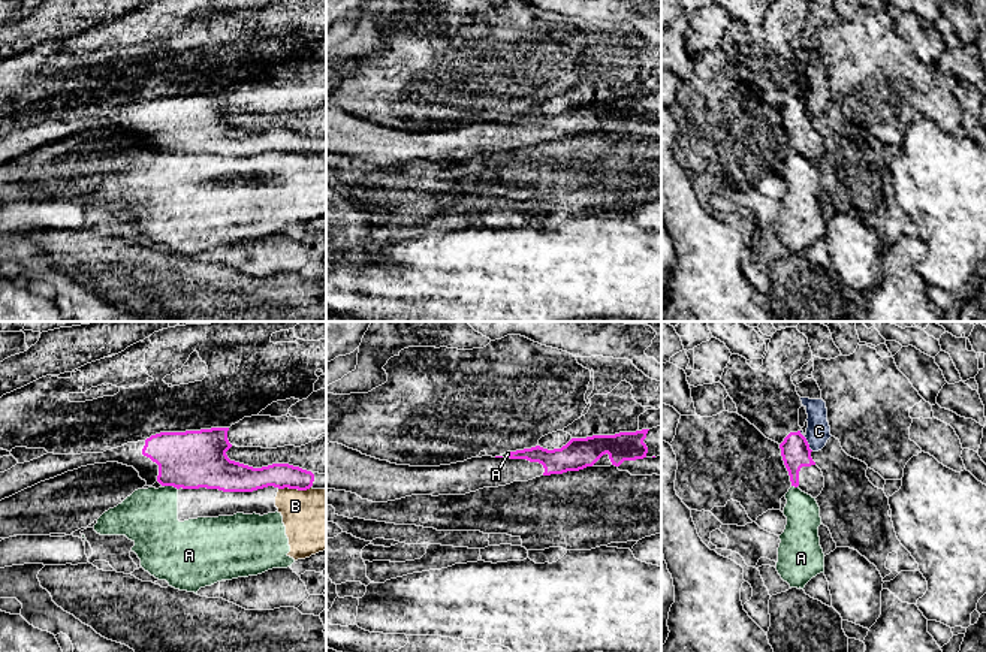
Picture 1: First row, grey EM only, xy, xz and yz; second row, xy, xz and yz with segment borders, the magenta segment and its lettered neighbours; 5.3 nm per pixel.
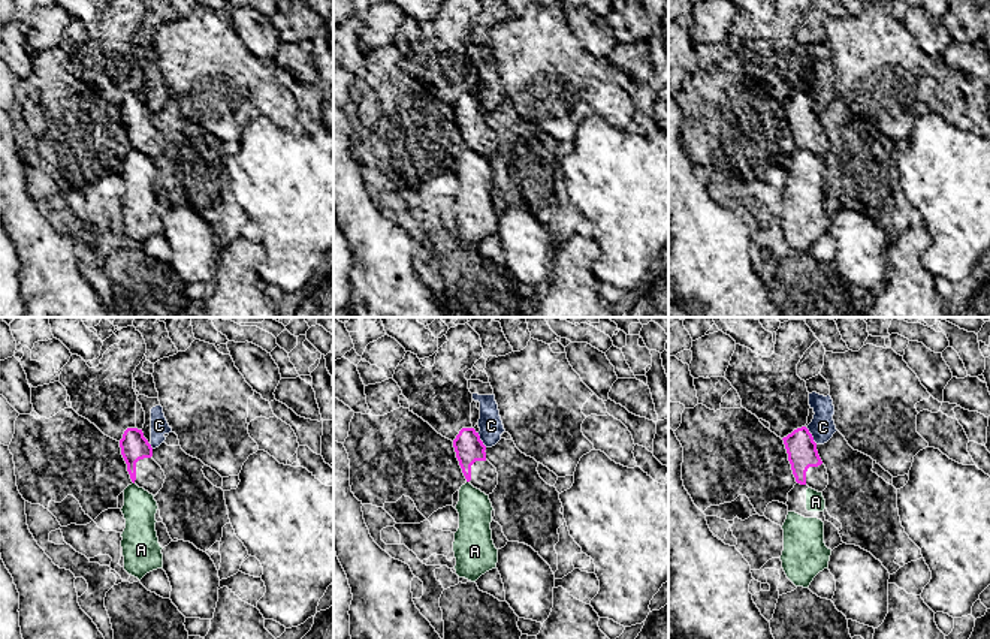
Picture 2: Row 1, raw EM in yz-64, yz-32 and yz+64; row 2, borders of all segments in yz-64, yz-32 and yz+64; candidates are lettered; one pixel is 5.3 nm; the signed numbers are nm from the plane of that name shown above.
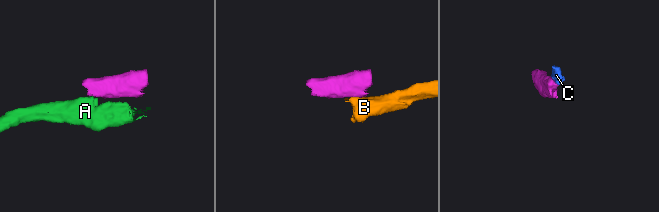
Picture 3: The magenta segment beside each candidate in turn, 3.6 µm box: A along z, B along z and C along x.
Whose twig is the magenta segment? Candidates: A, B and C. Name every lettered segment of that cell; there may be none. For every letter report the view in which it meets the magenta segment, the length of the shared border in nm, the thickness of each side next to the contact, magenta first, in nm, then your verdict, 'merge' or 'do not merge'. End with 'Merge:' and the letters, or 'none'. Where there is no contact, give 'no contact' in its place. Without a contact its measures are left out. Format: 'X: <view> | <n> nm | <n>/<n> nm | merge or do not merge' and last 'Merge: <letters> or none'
A: xy | 80 nm | 320/300 nm | do not merge
B: xy | 180 nm | 140/340 nm | do not merge
C: yz | 130 nm | 160/130 nm | do not merge
Merge: none

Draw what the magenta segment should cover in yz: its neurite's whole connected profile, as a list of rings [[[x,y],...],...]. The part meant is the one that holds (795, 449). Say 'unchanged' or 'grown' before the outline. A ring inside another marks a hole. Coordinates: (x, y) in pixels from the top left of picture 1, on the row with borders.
grown; [[[800,431],[790,432],[780,444],[780,449],[791,486],[817,498],[824,488],[824,477],[811,458],[812,450],[806,438]]]

